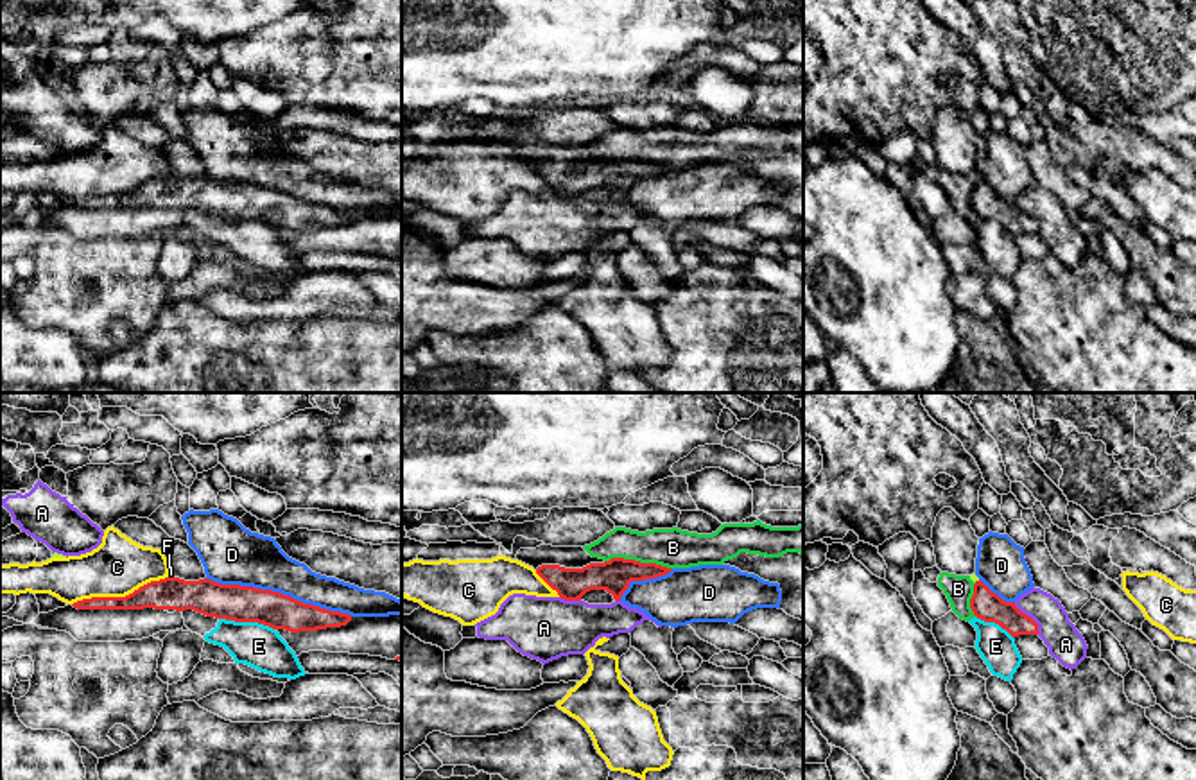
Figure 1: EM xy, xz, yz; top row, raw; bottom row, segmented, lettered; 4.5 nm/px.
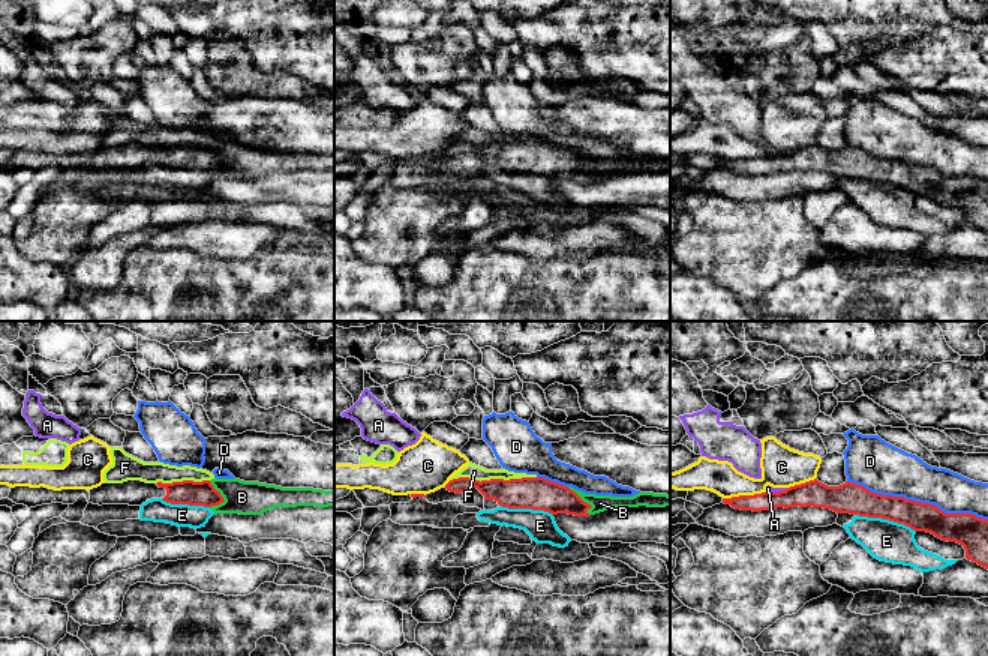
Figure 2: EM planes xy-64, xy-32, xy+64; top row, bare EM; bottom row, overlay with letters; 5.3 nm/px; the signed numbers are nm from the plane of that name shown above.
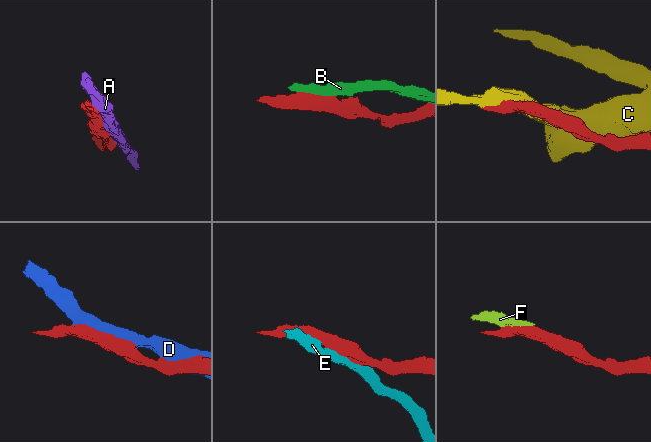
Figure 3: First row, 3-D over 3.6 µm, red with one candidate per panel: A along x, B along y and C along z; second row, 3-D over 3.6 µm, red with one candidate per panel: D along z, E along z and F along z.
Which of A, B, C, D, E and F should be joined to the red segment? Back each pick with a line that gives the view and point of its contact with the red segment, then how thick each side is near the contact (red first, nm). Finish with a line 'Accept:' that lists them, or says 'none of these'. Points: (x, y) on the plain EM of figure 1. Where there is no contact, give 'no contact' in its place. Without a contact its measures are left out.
Accept: none of these

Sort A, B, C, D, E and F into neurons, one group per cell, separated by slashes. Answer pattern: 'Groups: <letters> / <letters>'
Groups: A / B F / C / D / E

